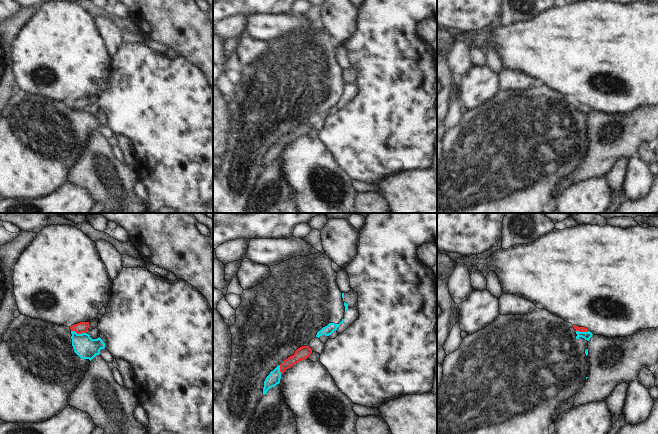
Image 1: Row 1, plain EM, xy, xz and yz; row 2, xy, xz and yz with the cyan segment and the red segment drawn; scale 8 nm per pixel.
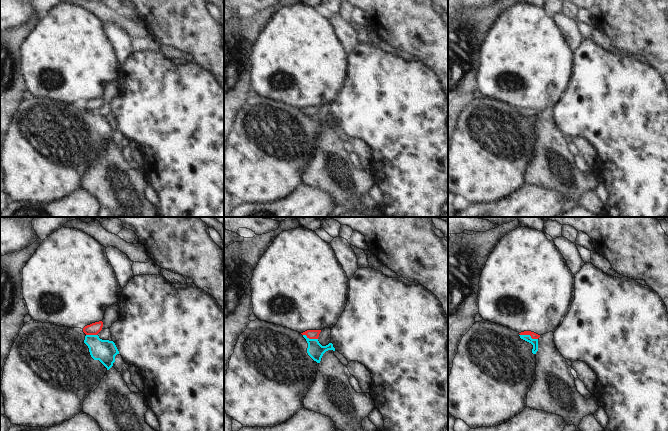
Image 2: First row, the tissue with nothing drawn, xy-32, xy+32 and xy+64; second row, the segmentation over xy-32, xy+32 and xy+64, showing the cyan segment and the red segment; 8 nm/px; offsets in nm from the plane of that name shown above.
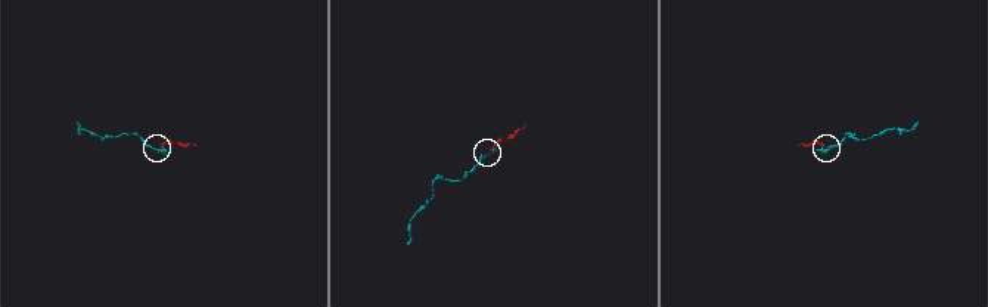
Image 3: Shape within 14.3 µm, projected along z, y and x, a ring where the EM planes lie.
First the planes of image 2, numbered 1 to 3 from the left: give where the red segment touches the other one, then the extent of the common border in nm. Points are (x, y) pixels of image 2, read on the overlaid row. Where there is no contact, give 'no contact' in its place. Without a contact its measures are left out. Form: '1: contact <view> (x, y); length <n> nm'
1: contact xy-32 (91, 335); length 90 nm
2: contact xy+32 (310, 339); length 130 nm
3: contact xy+64 (529, 335); length 150 nm

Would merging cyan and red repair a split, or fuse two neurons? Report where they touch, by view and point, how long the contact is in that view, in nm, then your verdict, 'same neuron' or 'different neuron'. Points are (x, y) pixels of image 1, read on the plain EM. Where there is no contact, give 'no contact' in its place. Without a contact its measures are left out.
contact xy (78, 110); length 120 nm; same neuron

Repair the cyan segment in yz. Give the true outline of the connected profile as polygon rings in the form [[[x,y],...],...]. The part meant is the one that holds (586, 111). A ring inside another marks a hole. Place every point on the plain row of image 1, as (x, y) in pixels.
[[[573,101],[574,105],[576,106],[576,115],[579,115],[580,113],[584,114],[585,116],[589,117],[589,115],[592,113],[592,109],[585,103],[578,103],[576,101]]]

